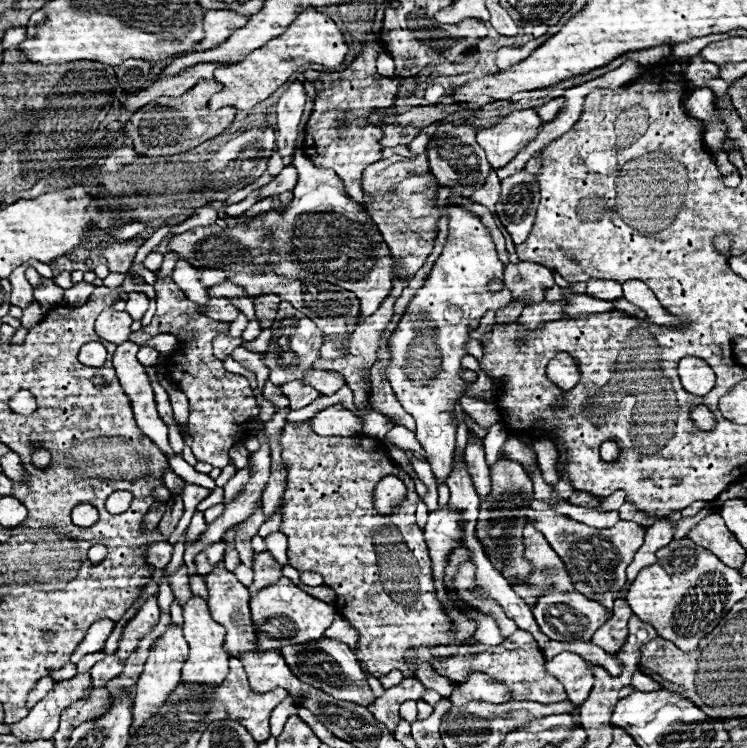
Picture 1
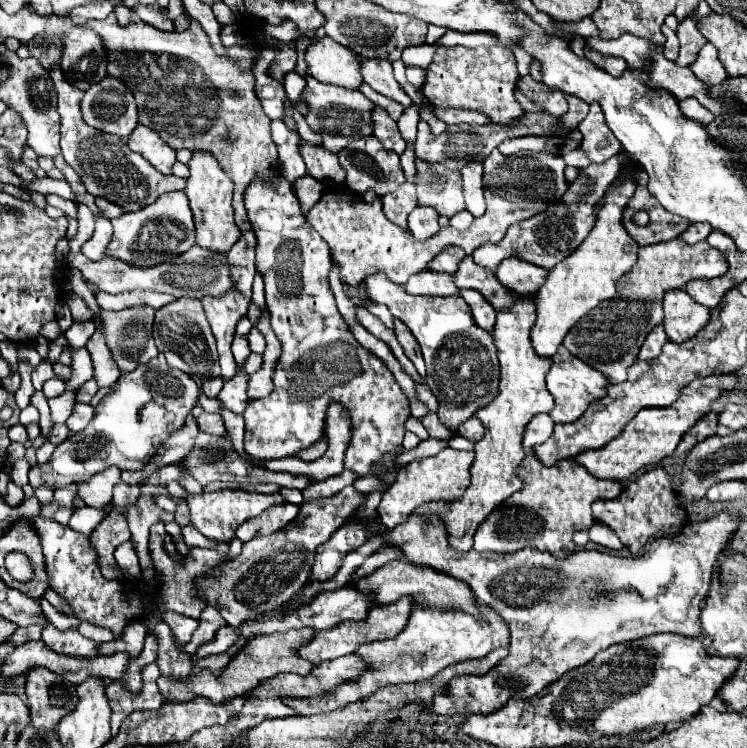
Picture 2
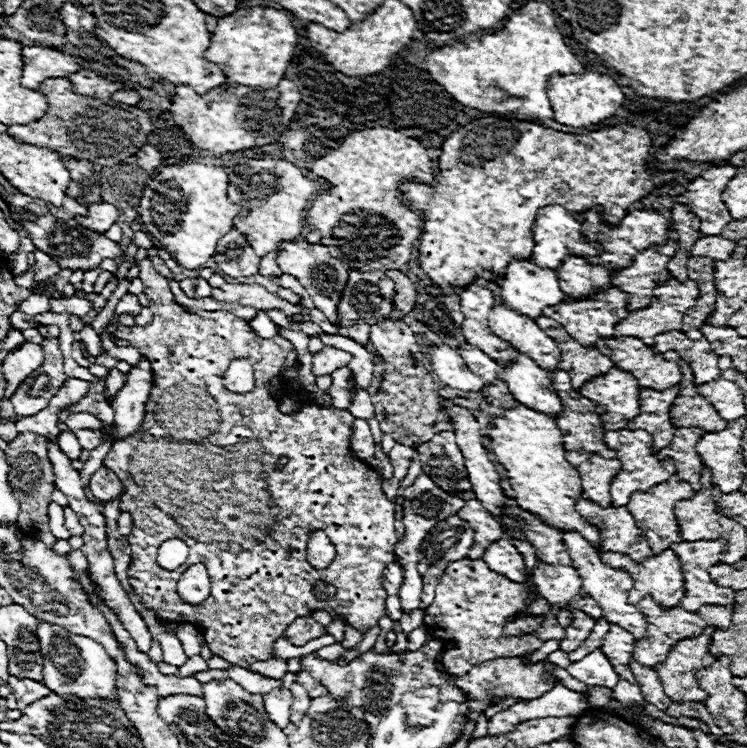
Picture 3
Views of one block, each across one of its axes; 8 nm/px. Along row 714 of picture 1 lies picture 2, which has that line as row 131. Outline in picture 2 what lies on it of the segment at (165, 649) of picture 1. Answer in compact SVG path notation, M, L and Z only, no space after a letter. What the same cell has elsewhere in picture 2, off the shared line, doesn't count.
M136 126L126 144L130 150L142 154L158 172L170 174L172 164L176 162L176 152L166 142L162 142L156 132L146 126Z

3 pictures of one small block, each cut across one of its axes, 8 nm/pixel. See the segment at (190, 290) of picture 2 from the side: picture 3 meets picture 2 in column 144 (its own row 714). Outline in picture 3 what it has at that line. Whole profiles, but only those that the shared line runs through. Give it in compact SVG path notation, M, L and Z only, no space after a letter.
M276 688L264 694L264 708L268 712L268 718L278 728L286 728L290 724L290 706L292 706L292 692L288 688Z

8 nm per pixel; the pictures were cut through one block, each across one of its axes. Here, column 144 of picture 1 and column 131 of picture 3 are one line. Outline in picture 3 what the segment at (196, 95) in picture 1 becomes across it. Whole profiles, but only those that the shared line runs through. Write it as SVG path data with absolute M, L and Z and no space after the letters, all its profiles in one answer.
M50 78L40 84L40 90L48 98L46 116L38 122L33 122L34 129L30 128L29 124L8 126L8 132L12 132L16 140L24 140L26 144L54 148L62 156L86 158L86 160L92 160L92 164L114 166L134 156L146 144L148 136L154 130L152 118L148 112L140 108L122 110L116 106L108 106L96 98L74 94L72 82L68 78Z

